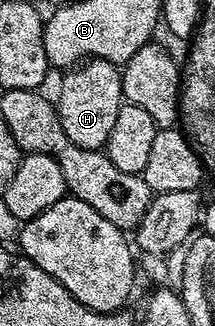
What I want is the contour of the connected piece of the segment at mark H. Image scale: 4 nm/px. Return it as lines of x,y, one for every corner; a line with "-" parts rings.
91,57
64,75
67,76
59,87
57,110
65,137
73,145
81,145
81,149
98,151
106,148
113,133
113,125
117,121
117,113
125,102
120,68
110,63
108,59

